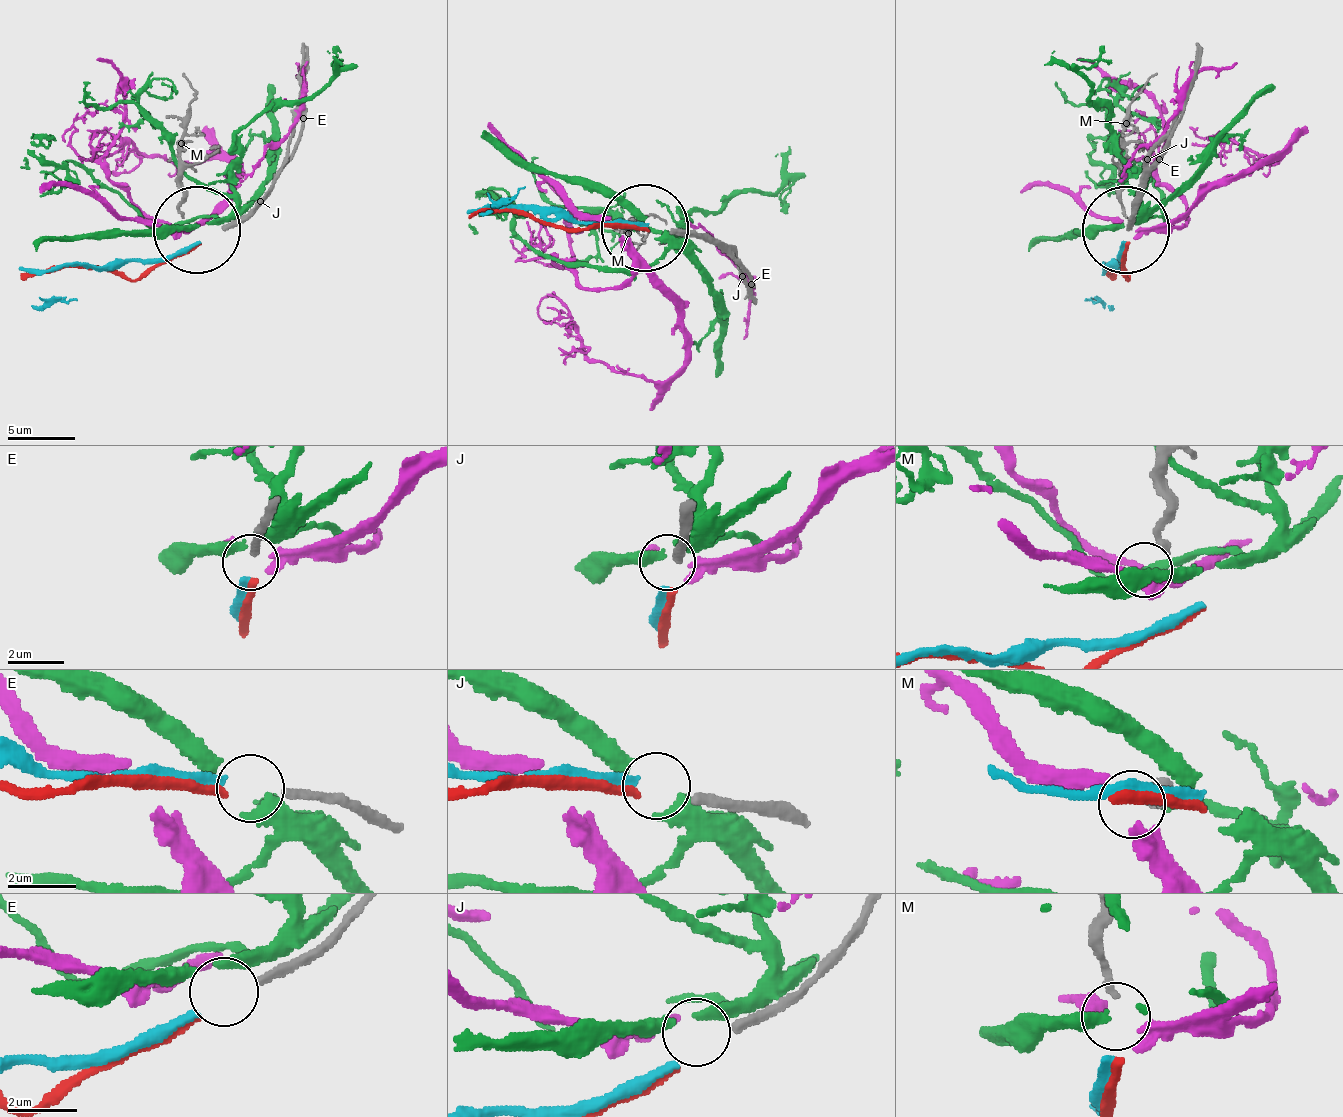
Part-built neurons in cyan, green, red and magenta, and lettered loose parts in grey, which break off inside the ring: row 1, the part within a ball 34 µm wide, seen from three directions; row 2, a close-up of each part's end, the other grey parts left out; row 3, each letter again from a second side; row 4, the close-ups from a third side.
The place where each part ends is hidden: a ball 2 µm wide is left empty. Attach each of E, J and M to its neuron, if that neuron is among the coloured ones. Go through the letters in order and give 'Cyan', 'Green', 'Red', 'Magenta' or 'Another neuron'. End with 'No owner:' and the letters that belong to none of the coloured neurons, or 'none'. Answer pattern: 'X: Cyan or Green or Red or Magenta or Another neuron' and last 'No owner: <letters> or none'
E: Cyan
J: Another neuron
M: Another neuron
No owner: J, M

